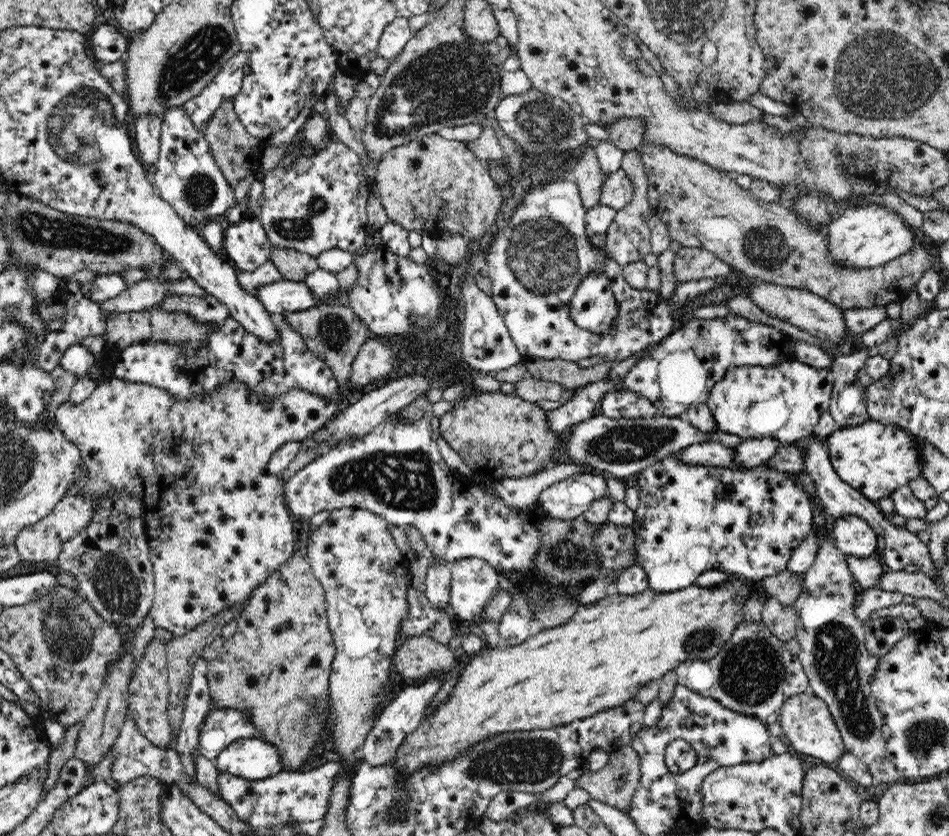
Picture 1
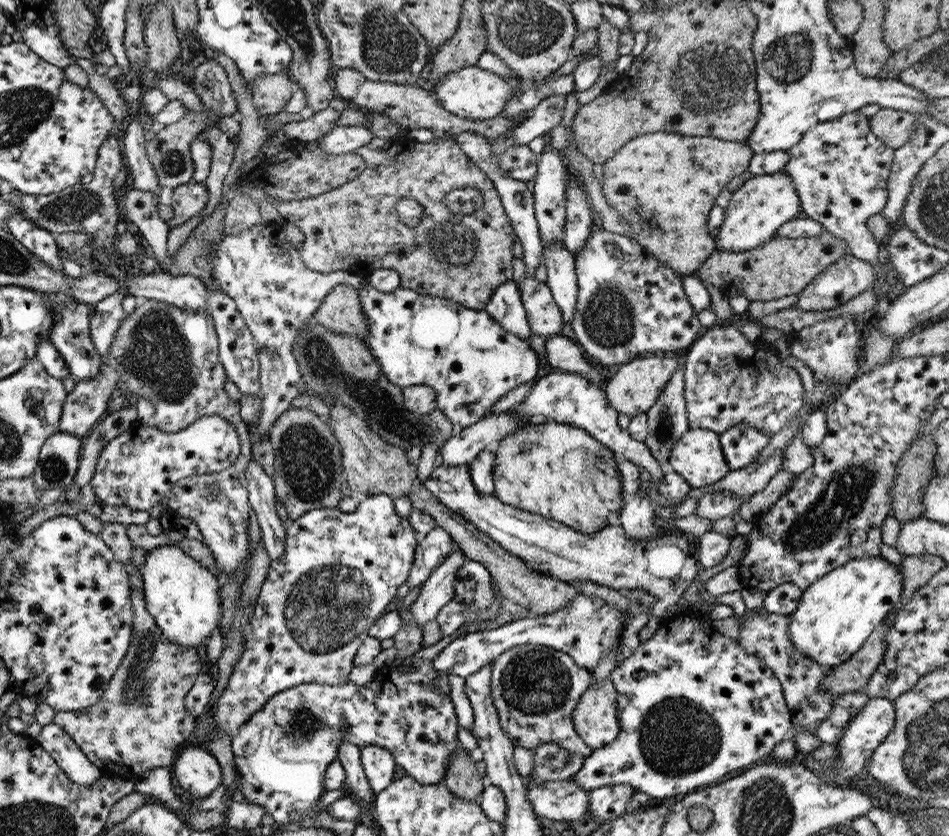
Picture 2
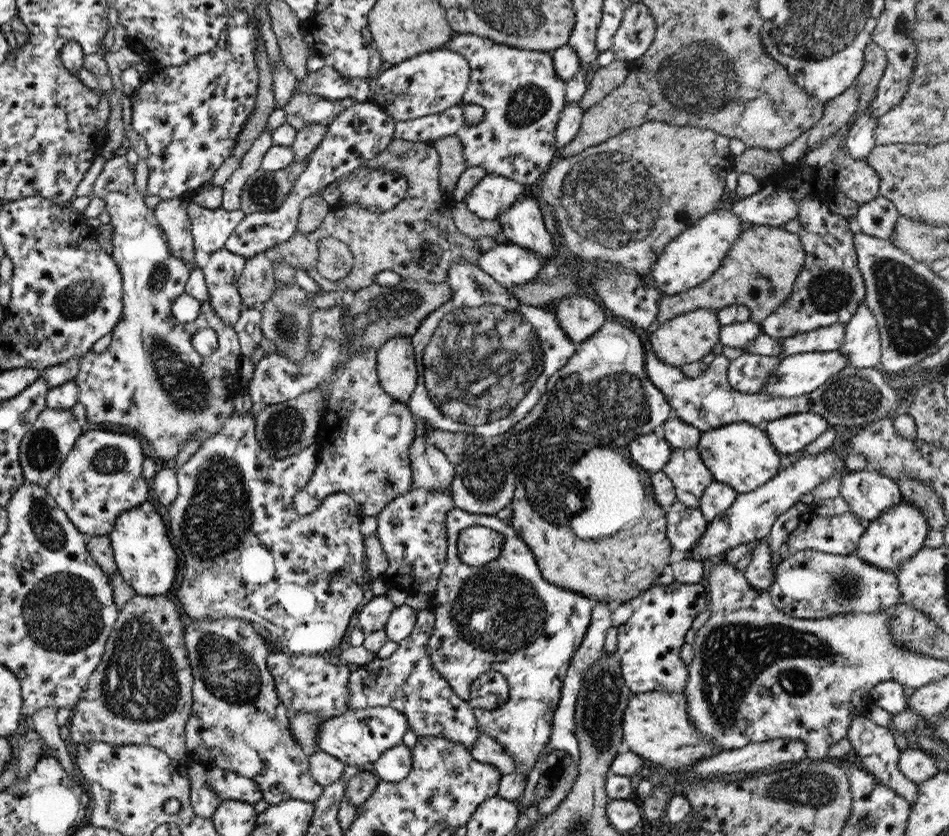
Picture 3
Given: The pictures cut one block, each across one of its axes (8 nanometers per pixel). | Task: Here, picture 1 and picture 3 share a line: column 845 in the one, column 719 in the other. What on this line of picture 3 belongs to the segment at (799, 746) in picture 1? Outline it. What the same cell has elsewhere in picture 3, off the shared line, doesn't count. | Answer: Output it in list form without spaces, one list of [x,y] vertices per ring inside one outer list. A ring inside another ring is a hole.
[[[648,691],[632,694],[622,718],[622,741],[625,749],[657,764],[661,771],[666,771],[667,768],[688,768],[721,751],[720,747],[716,749],[714,741],[696,731],[688,715],[684,691]]]

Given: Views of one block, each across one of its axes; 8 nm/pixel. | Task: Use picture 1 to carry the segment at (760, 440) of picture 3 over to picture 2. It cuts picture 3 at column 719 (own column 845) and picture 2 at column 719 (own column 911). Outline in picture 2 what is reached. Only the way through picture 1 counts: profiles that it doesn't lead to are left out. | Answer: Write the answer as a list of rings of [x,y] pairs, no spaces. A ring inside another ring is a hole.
[[[703,428],[686,431],[672,447],[669,462],[696,489],[722,480],[731,471],[724,458],[720,435]]]

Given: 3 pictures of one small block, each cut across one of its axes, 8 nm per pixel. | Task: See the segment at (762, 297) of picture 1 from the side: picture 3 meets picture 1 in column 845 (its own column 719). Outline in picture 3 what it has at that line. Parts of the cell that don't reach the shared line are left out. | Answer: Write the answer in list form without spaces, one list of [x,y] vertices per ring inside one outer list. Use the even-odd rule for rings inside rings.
[[[699,308],[688,311],[659,325],[650,336],[652,350],[663,363],[678,367],[682,364],[700,361],[703,356],[711,353],[712,348],[720,341],[720,321],[716,311]]]

